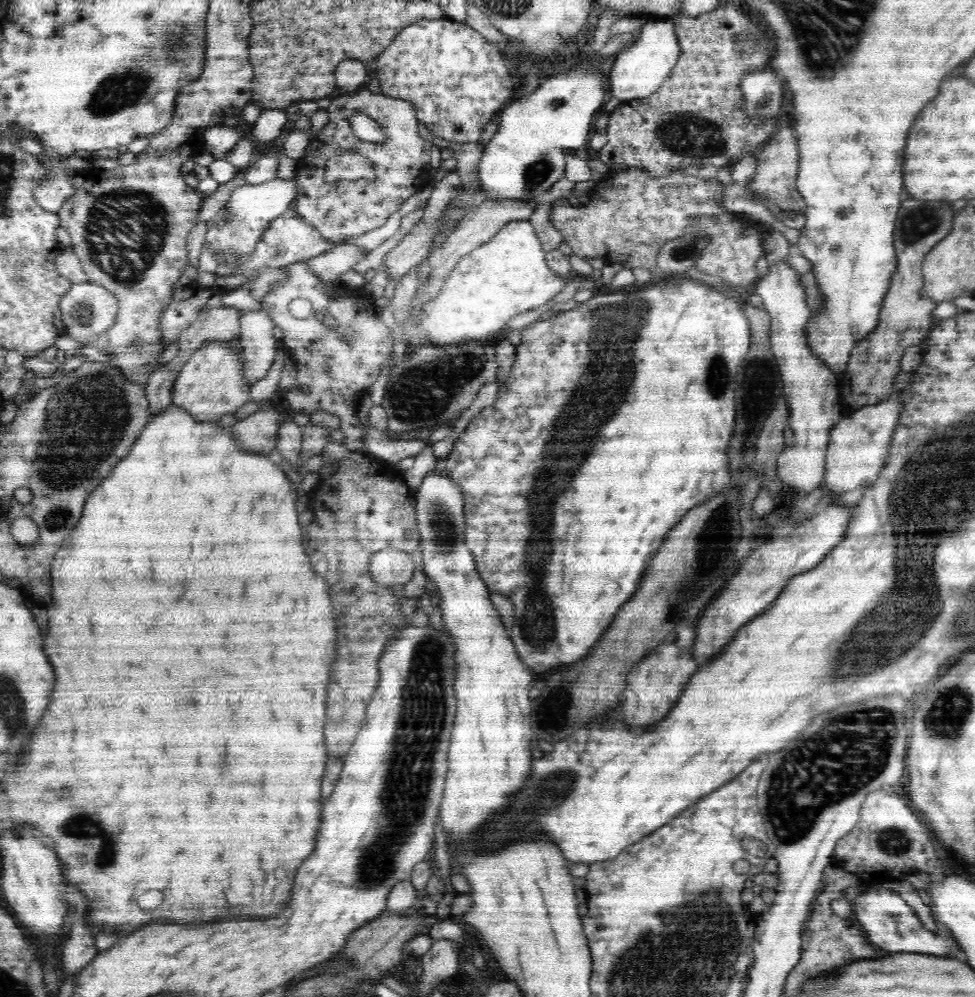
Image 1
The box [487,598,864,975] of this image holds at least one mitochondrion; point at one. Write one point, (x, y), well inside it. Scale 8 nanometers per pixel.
(551, 708)

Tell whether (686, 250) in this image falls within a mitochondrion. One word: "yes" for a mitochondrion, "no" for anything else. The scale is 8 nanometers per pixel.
yes

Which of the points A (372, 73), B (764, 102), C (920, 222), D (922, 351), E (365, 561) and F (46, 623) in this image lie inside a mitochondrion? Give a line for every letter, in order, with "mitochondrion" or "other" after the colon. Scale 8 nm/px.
A: other
B: mitochondrion
C: mitochondrion
D: other
E: other
F: other

